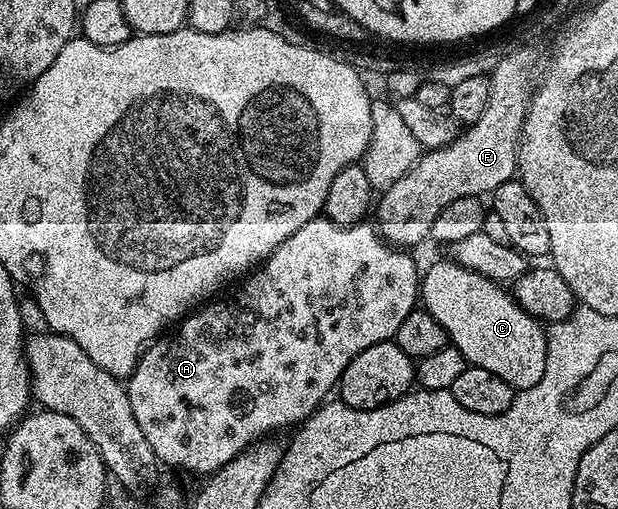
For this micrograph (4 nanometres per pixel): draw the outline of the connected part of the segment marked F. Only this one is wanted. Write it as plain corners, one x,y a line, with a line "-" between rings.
515,48
504,56
489,75
491,91
485,112
449,145
420,153
413,168
386,187
380,198
378,195
373,218
375,214
377,231
384,243
395,248
426,243
441,208
461,200
461,196
490,196
501,184
516,177
523,121
533,93
530,52
527,48

